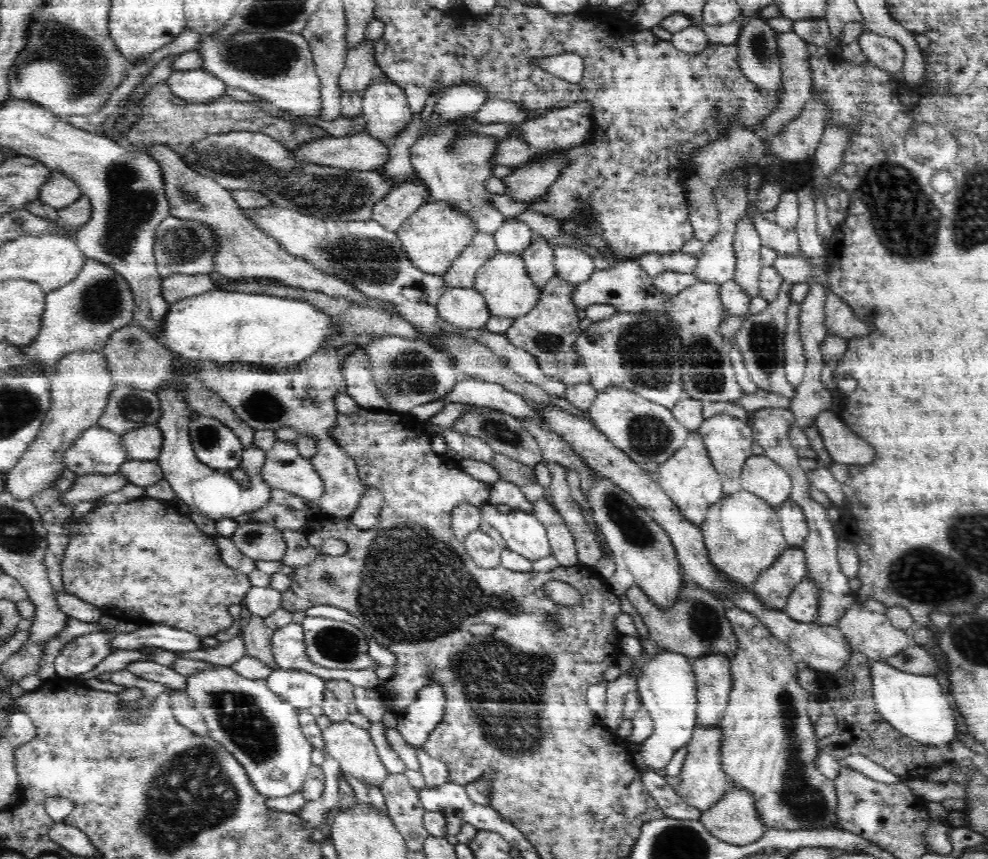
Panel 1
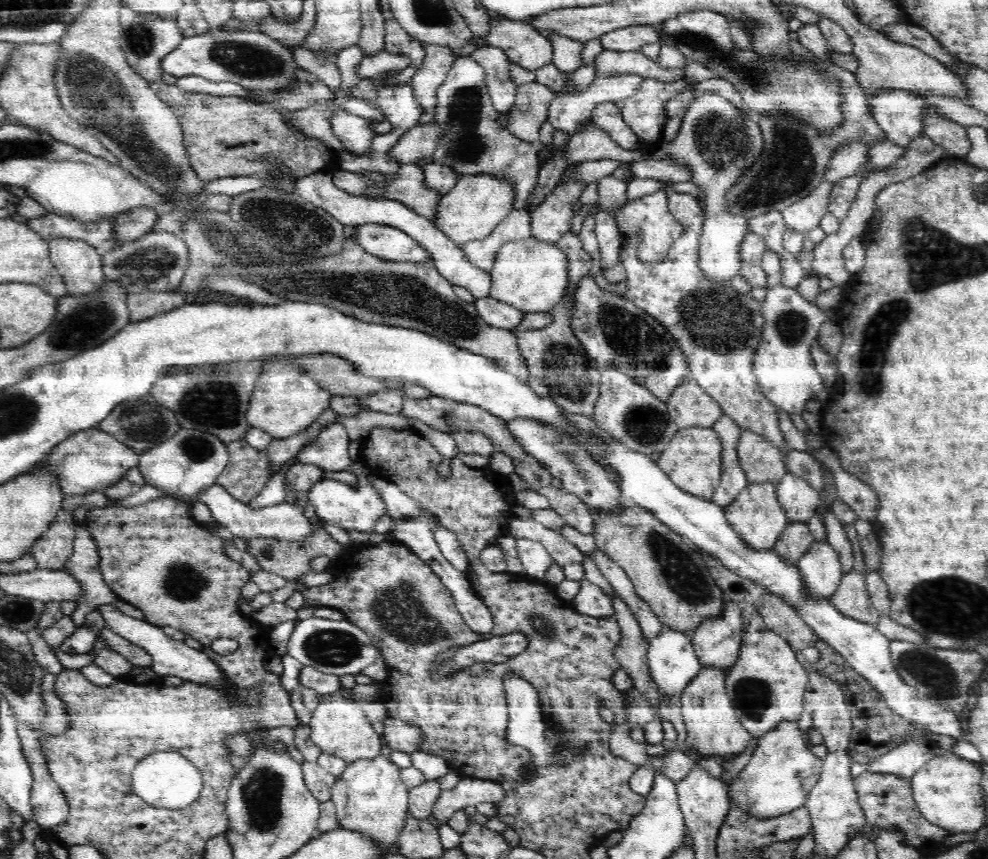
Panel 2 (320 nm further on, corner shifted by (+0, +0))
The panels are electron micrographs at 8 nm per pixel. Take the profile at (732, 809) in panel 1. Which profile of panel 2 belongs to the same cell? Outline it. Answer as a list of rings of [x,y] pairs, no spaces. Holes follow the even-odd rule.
[[[786,719],[780,721],[778,726],[764,733],[757,742],[750,762],[742,768],[742,772],[727,782],[729,803],[736,803],[746,813],[756,818],[772,818],[780,816],[804,805],[812,787],[819,781],[822,774],[823,761],[814,756],[808,746],[808,740],[804,738],[802,729],[798,727],[798,721]]]

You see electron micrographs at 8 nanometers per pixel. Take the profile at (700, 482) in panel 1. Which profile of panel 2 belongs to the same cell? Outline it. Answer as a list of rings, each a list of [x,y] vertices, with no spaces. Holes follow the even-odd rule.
[[[712,427],[680,429],[669,445],[659,454],[658,466],[680,490],[695,497],[711,500],[722,474],[722,441]]]

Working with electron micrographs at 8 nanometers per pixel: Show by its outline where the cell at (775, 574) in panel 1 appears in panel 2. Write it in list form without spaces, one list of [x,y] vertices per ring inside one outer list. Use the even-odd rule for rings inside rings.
[[[789,521],[789,525],[786,526],[781,536],[774,543],[774,549],[784,561],[796,565],[799,562],[799,558],[814,541],[815,538],[811,535],[805,522]]]

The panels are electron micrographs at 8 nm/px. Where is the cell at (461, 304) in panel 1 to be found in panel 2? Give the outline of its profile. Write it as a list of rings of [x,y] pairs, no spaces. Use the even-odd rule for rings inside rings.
[[[492,297],[475,298],[474,306],[486,324],[509,331],[520,324],[524,314],[511,304]]]

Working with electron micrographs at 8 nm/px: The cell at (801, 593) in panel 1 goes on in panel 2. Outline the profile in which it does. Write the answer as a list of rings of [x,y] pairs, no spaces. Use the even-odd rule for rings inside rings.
[[[814,541],[799,558],[798,569],[806,593],[812,599],[825,599],[835,593],[843,572],[838,561],[838,553],[828,541]]]

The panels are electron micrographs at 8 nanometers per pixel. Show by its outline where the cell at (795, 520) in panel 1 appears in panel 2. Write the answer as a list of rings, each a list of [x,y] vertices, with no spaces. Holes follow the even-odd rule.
[[[788,472],[777,482],[776,496],[792,522],[808,522],[816,514],[820,491],[809,482]]]

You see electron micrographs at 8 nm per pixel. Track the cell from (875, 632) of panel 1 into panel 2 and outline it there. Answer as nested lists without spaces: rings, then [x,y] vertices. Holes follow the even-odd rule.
[[[854,570],[843,573],[838,588],[829,599],[847,618],[872,625],[878,623],[879,612],[870,601],[864,573]]]

